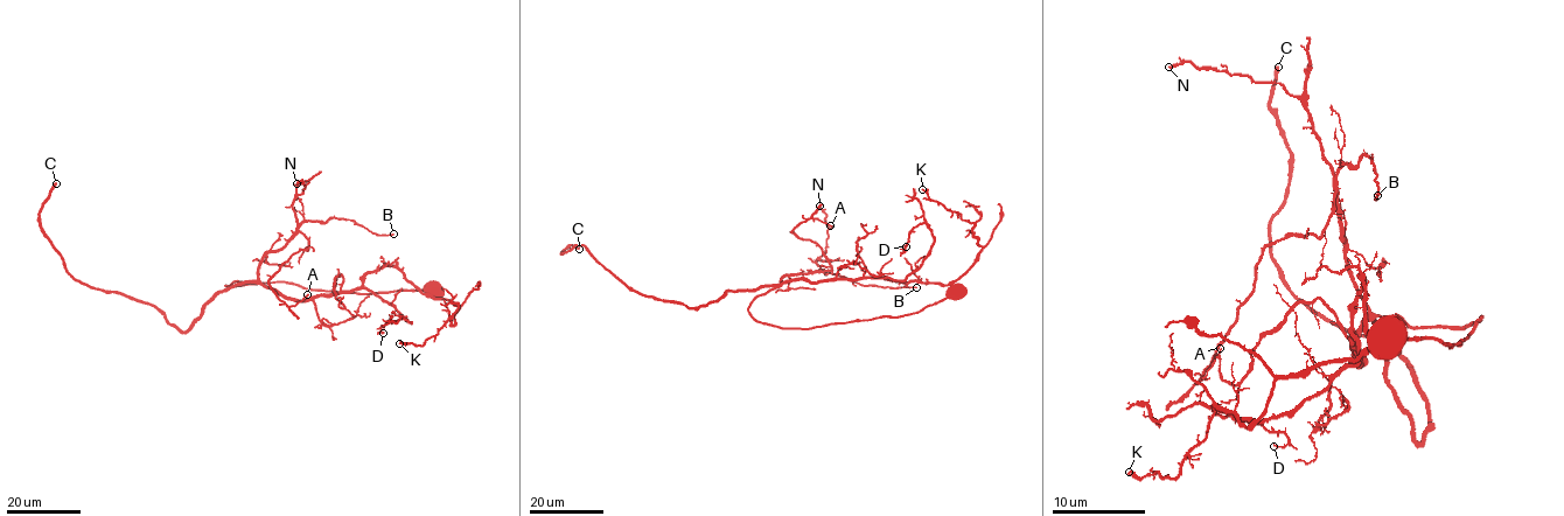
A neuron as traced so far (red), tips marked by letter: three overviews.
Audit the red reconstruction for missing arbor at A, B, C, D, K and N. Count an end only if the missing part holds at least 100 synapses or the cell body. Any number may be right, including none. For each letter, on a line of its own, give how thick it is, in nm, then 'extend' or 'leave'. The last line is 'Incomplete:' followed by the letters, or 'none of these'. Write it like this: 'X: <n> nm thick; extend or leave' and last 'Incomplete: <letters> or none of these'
A: 80 nm thick; leave
B: 100 nm thick; leave
C: 320 nm thick; extend
D: 130 nm thick; leave
K: 150 nm thick; leave
N: 240 nm thick; leave
Incomplete: C

